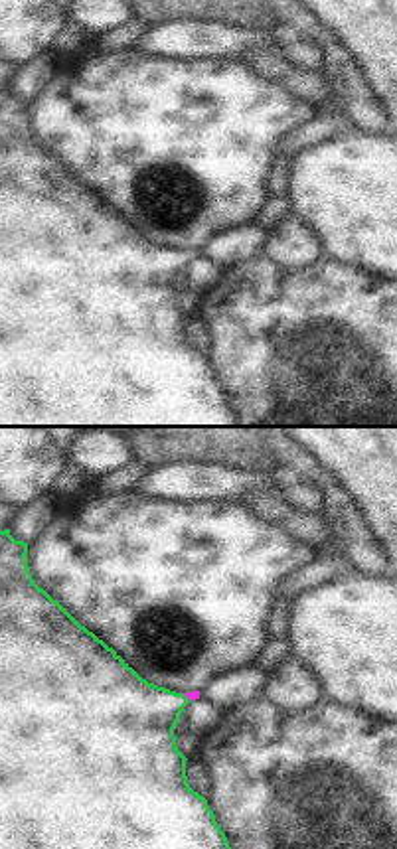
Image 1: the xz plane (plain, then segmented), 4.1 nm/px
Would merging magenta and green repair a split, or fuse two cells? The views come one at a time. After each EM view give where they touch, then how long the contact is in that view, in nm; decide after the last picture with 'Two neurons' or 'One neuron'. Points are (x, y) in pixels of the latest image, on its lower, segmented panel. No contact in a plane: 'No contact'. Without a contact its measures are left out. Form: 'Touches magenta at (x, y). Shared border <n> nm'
Touches magenta at (186, 695). Shared border 50 nm

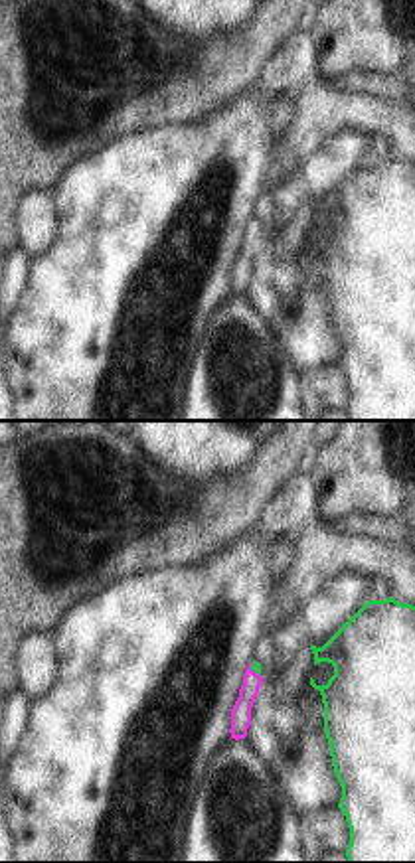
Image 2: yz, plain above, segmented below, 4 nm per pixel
Touches magenta at (251, 670). Shared border 70 nm

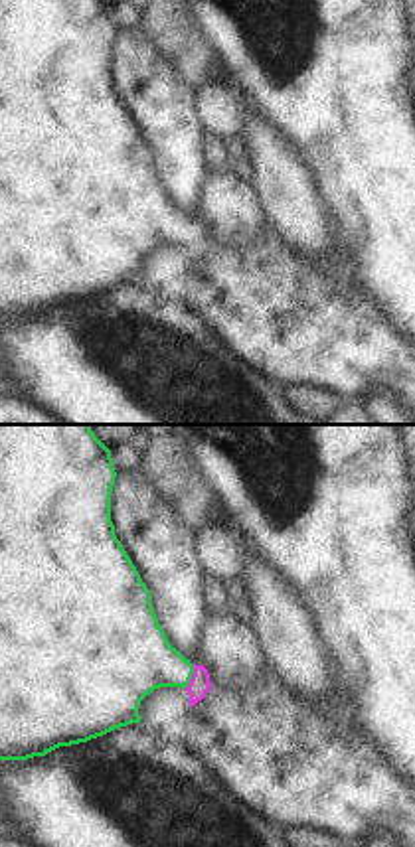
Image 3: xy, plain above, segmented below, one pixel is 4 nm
Touches magenta at (192, 676). Shared border 110 nm

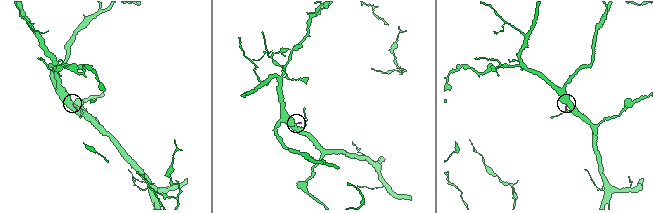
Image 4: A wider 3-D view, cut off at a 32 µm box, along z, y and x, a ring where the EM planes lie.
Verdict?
One neuron

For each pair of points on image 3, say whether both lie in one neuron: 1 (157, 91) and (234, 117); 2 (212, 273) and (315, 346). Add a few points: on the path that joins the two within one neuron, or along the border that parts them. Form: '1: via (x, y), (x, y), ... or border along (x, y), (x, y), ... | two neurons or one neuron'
1: border along (194, 91), (196, 115), (206, 131) | two neurons
2: via (238, 293), (263, 301), (289, 322) | one neuron

